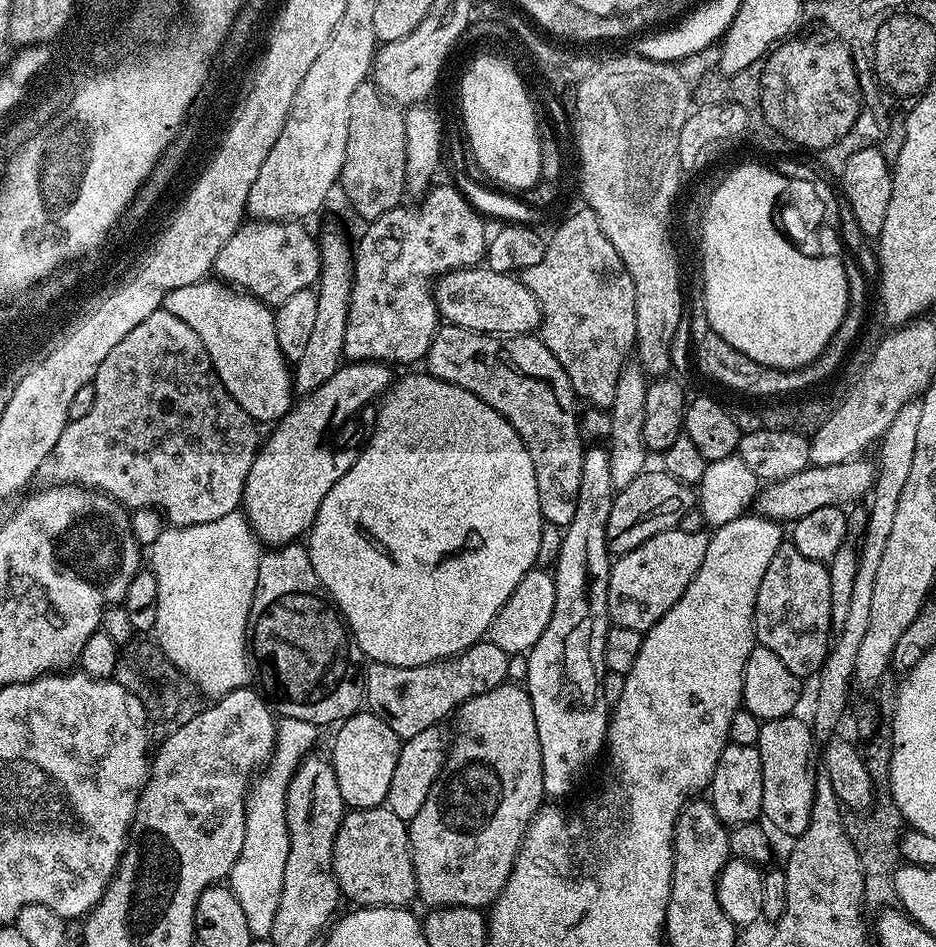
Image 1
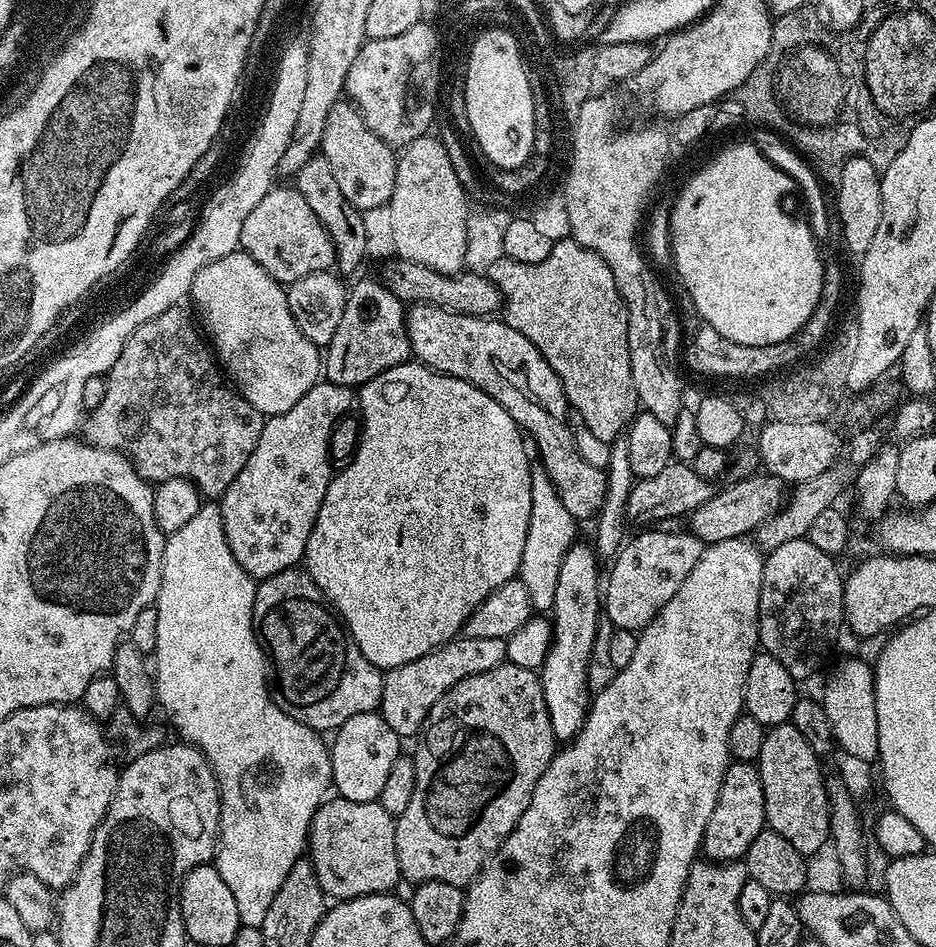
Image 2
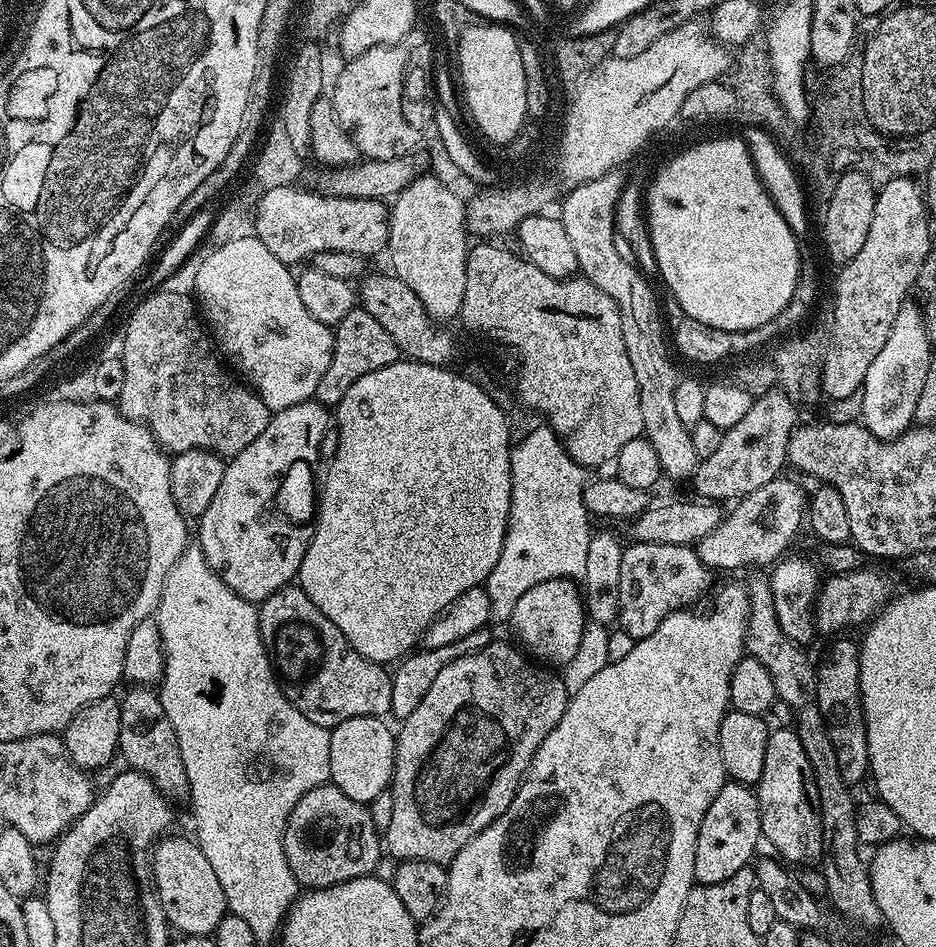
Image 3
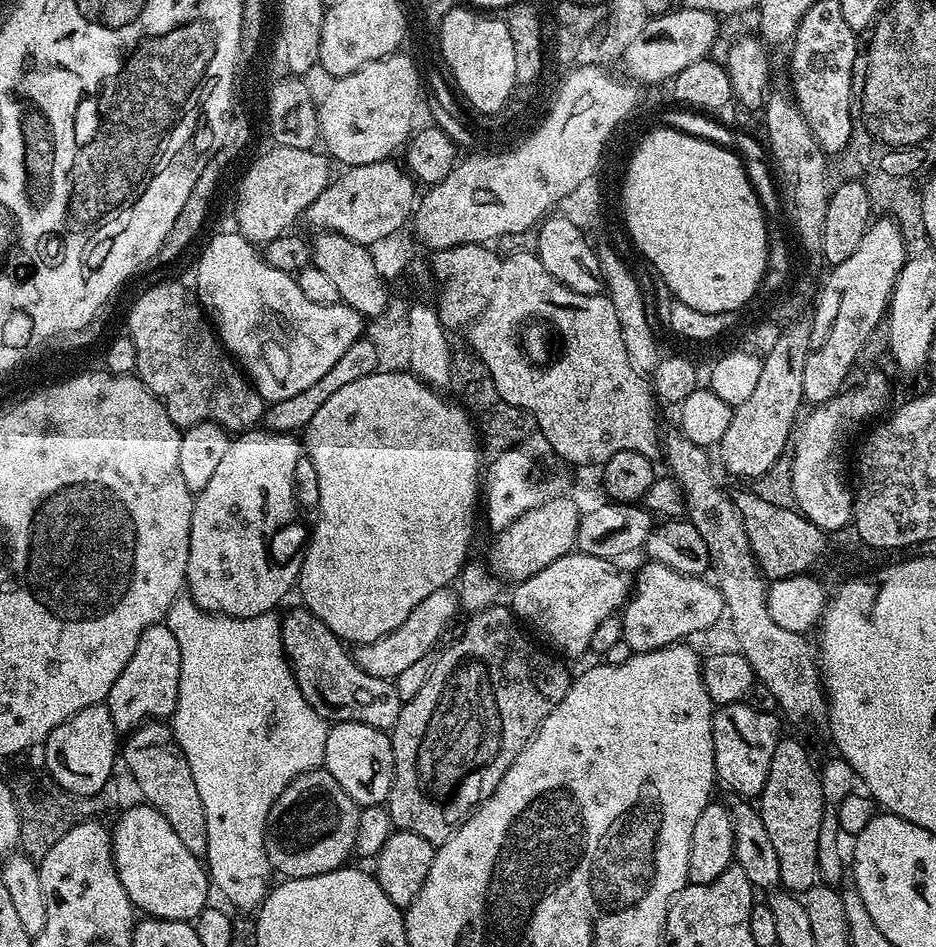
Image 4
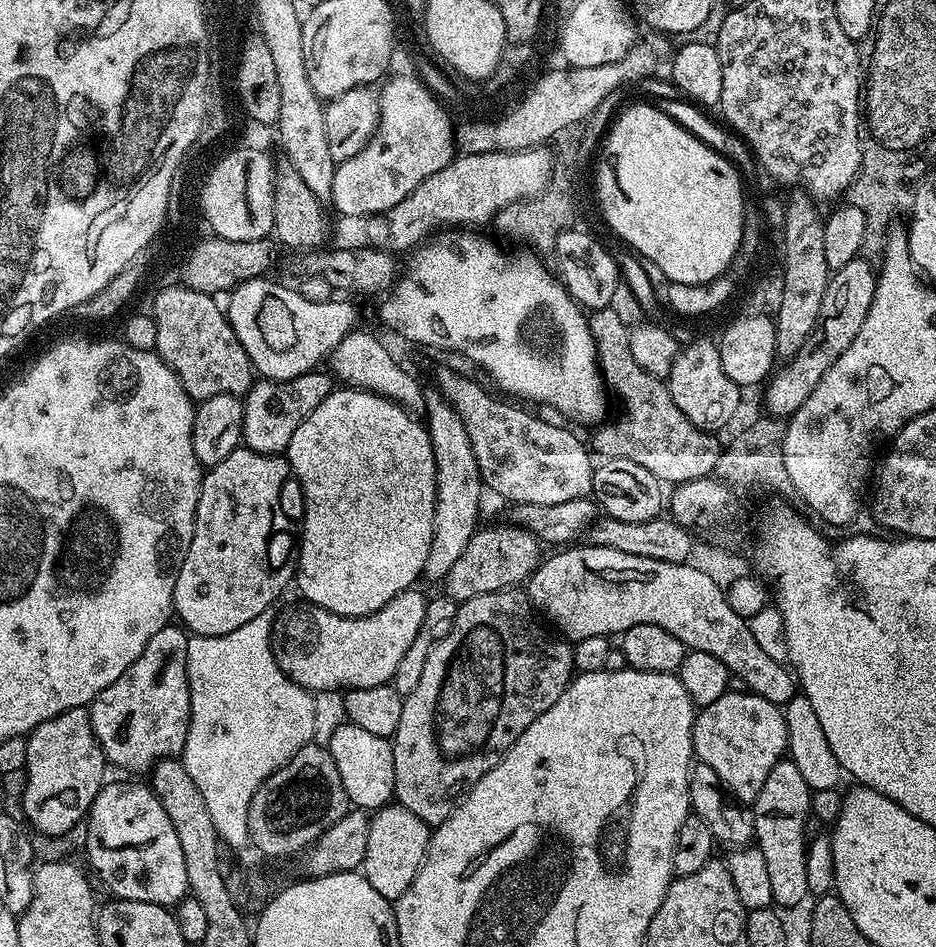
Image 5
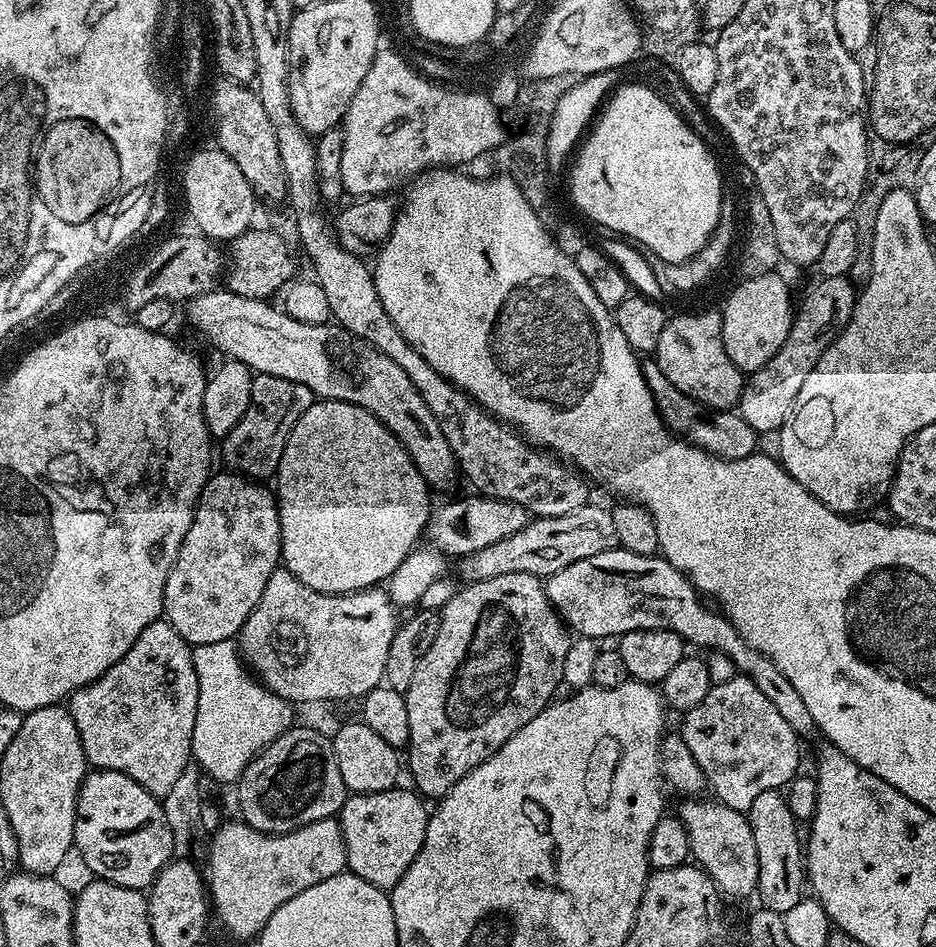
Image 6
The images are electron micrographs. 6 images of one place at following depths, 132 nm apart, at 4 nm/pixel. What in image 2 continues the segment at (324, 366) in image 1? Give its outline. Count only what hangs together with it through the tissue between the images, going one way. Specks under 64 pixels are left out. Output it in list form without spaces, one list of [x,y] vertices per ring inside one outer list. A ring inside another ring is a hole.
[[[322,154],[313,156],[310,162],[306,162],[302,169],[296,172],[294,186],[306,198],[310,210],[314,211],[323,228],[330,234],[332,244],[335,246],[337,269],[343,275],[354,273],[368,250],[368,228],[365,222],[367,219],[343,197],[342,190],[331,173],[330,164]]]

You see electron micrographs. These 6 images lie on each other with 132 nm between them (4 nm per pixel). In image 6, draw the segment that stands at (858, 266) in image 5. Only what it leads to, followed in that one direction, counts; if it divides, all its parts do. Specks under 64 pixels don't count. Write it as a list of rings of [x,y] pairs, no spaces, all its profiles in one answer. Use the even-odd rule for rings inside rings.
[[[826,276],[817,281],[817,284],[809,290],[808,297],[801,304],[799,301],[792,317],[790,334],[786,334],[786,342],[782,342],[782,350],[778,350],[778,354],[774,354],[774,358],[770,358],[766,366],[751,373],[744,381],[744,391],[740,394],[738,411],[740,417],[750,422],[750,426],[758,434],[780,430],[794,406],[794,398],[798,398],[798,390],[802,390],[802,382],[806,382],[806,377],[810,374],[810,370],[814,370],[818,358],[822,358],[822,354],[843,332],[852,317],[858,295],[857,285],[853,284],[847,276]]]

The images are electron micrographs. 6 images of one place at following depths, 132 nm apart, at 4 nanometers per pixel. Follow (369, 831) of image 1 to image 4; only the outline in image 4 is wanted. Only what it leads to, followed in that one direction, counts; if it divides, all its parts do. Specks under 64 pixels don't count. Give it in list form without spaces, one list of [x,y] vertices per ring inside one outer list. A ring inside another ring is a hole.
[[[323,767],[294,778],[278,794],[264,831],[264,845],[273,873],[281,872],[281,877],[297,880],[345,867],[356,846],[359,821],[360,808]]]

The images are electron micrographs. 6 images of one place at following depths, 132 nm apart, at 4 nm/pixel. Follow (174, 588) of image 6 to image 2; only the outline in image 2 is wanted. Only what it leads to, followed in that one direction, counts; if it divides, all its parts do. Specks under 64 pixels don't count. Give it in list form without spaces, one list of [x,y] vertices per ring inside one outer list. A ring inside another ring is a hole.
[[[317,382],[288,412],[269,416],[258,434],[254,454],[238,470],[238,478],[219,497],[222,526],[230,554],[259,582],[303,561],[306,542],[314,530],[322,498],[326,498],[334,467],[328,461],[332,427],[354,408],[353,389]]]

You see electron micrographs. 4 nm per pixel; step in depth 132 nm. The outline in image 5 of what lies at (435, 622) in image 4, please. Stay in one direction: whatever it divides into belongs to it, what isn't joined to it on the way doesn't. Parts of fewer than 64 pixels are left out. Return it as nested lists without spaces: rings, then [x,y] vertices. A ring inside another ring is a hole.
[[[415,587],[407,588],[404,592],[398,593],[394,598],[390,598],[390,602],[386,602],[386,606],[382,606],[380,610],[369,616],[339,616],[330,610],[322,610],[317,604],[309,604],[307,602],[299,602],[293,608],[285,610],[281,616],[277,615],[272,621],[272,649],[274,650],[274,658],[278,662],[278,666],[282,666],[282,670],[288,677],[298,686],[308,689],[313,694],[321,694],[320,692],[332,692],[335,688],[339,690],[351,690],[354,688],[369,688],[370,686],[382,686],[391,681],[394,670],[398,670],[398,662],[406,654],[406,646],[410,646],[410,642],[414,642],[414,637],[418,634],[418,630],[422,630],[422,618],[426,618],[426,606],[428,600],[422,593],[416,592]]]

